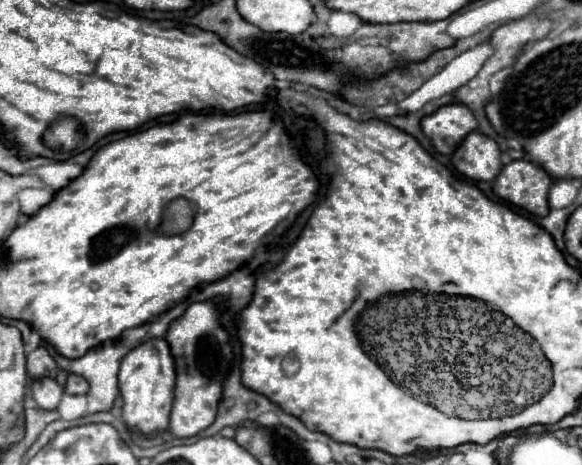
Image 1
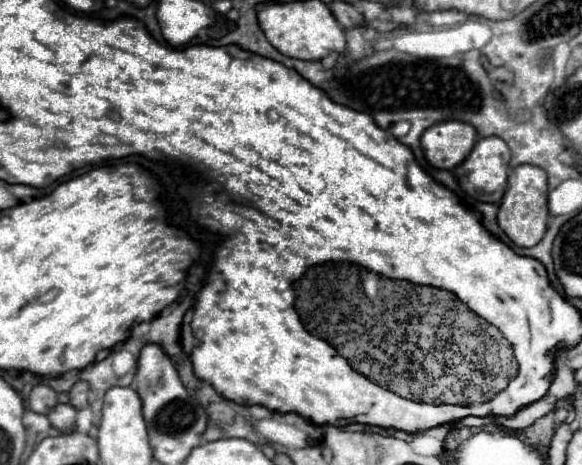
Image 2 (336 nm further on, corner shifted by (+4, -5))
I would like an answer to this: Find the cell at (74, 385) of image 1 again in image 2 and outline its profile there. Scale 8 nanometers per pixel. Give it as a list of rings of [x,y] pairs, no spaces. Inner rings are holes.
[[[78,381],[72,389],[70,389],[70,405],[76,409],[82,409],[88,405],[88,383],[86,381]]]

